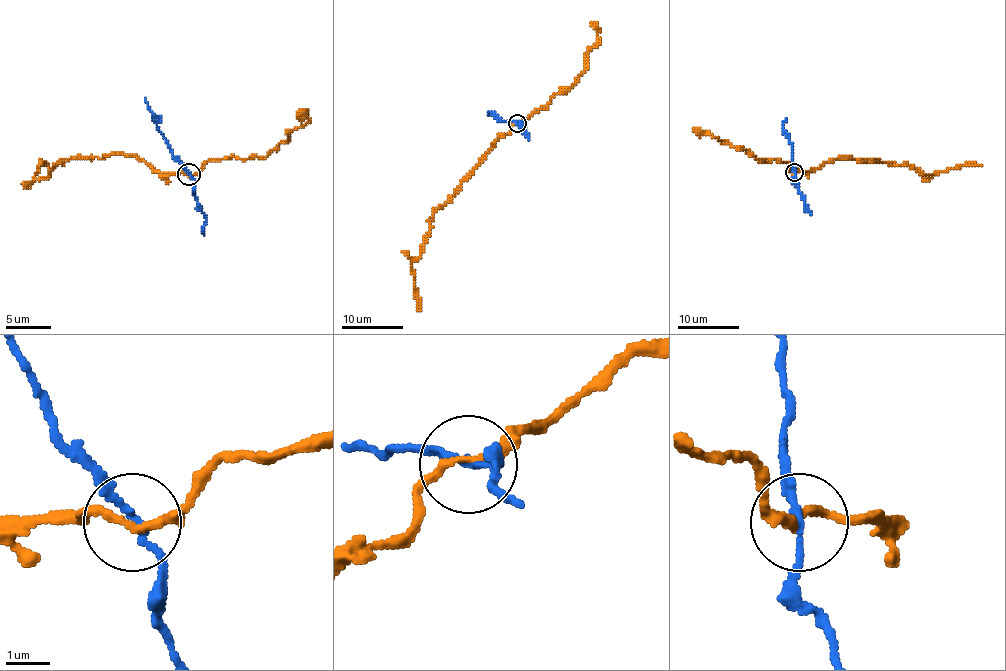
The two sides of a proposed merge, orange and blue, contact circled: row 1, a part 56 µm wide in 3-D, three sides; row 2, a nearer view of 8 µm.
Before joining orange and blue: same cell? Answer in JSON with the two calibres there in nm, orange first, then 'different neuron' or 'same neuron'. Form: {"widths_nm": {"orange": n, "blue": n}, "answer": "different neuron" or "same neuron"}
{"widths_nm": {"orange": 190, "blue": 140}, "answer": "different neuron"}

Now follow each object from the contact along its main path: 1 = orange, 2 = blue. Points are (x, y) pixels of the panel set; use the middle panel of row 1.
1: (517, 122), (484, 155), (457, 192), (435, 209), (430, 218), (430, 233), (413, 261), (416, 311)
2: (517, 124), (500, 120), (492, 113), (488, 114)

